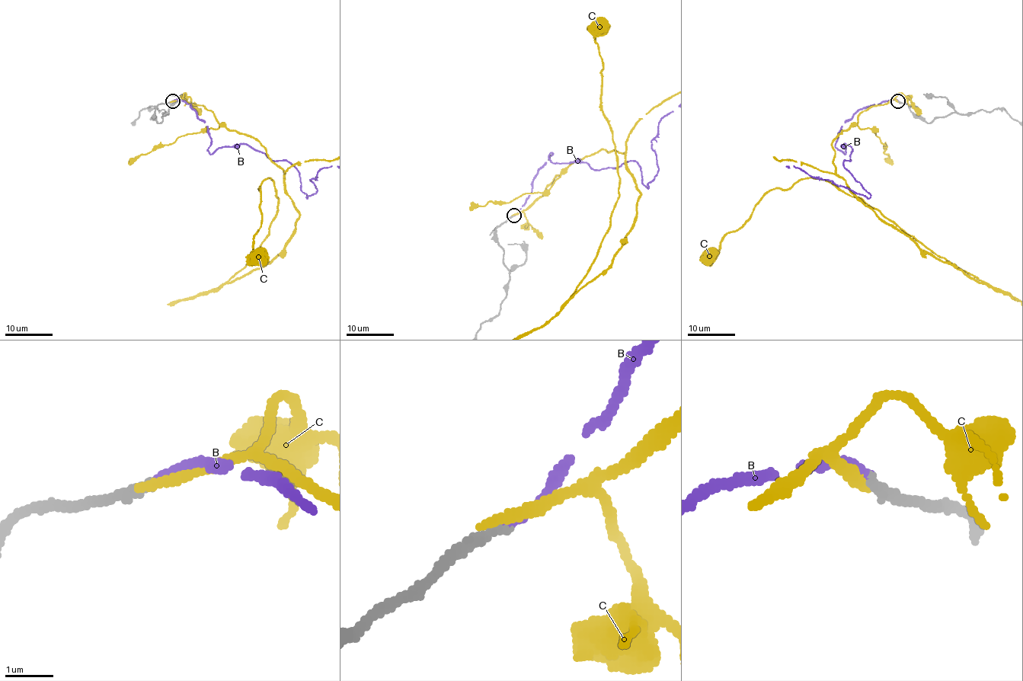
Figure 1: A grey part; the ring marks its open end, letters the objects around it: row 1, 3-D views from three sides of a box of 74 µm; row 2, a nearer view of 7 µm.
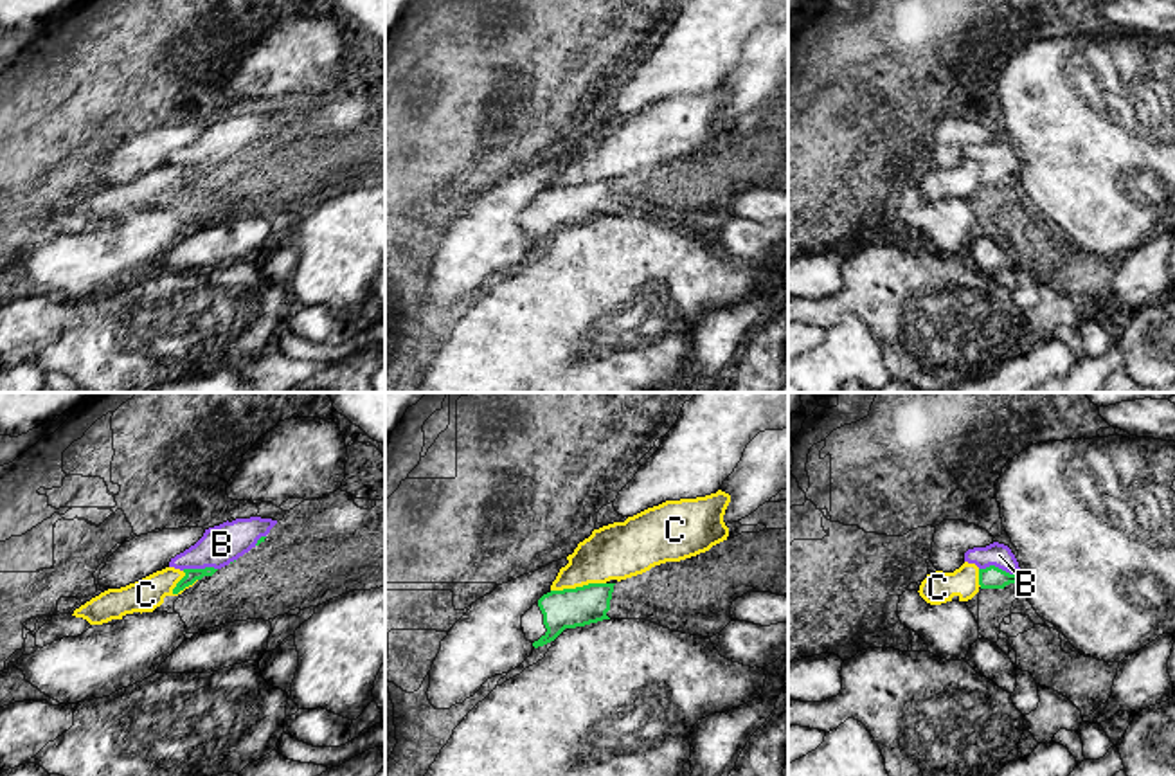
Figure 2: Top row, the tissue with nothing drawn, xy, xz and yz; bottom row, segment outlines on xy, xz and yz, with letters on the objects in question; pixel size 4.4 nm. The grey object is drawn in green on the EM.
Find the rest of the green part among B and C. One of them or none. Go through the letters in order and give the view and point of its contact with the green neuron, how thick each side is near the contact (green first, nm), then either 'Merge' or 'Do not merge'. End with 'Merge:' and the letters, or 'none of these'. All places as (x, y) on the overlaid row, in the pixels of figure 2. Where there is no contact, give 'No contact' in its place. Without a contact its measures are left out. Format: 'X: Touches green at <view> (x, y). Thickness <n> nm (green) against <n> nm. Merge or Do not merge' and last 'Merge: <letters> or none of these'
B: Touches green at yz (997, 568). Thickness 100 nm (green) against 110 nm. Merge
C: Touches green at xz (578, 587). Thickness 180 nm (green) against 260 nm. Do not merge
Merge: B

